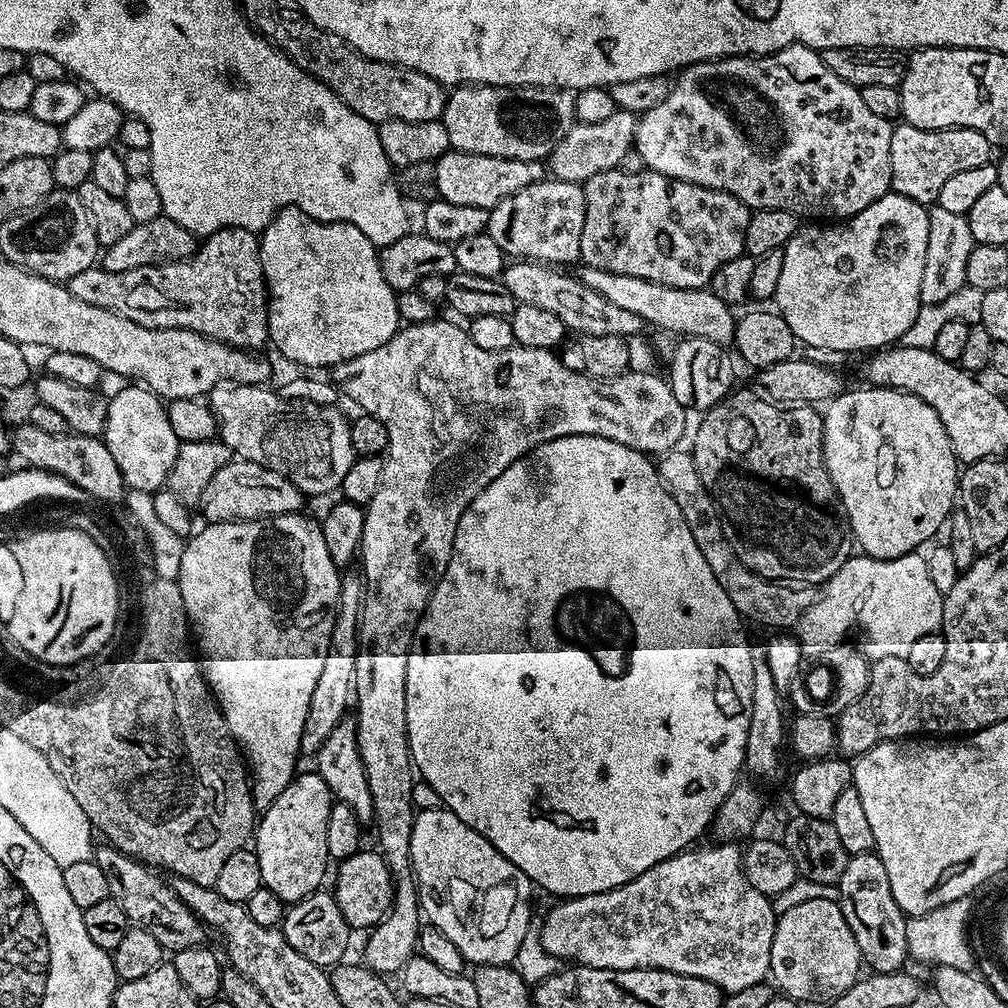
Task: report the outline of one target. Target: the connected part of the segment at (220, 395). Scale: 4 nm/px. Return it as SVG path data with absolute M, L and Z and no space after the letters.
M218 384L206 399L216 416L219 439L241 460L258 462L275 472L281 472L298 490L309 497L340 487L346 470L356 461L357 455L350 442L350 420L339 412L339 407L327 404L305 404L285 400L279 391L259 384Z

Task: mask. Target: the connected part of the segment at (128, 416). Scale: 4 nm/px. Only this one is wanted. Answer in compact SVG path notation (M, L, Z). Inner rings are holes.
M124 386L116 393L111 393L104 427L104 445L110 450L114 462L118 462L118 470L122 470L122 478L128 488L143 492L159 492L168 483L168 475L174 466L174 458L178 458L178 450L182 441L174 434L174 426L170 426L168 409L165 401L155 392L143 386Z

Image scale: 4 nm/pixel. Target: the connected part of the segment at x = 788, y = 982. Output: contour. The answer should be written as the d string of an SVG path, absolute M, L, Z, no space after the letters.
M804 902L778 916L774 942L770 946L770 976L783 995L801 1002L827 1002L850 990L861 972L858 942L854 942L854 934L850 934L850 926L846 926L839 903Z

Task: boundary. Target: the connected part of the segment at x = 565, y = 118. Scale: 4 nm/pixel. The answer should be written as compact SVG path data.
M465 84L453 87L448 92L442 122L446 126L446 134L450 134L452 148L457 152L544 162L554 146L558 146L572 125L577 123L575 101L575 95L567 88L507 88L493 84Z

